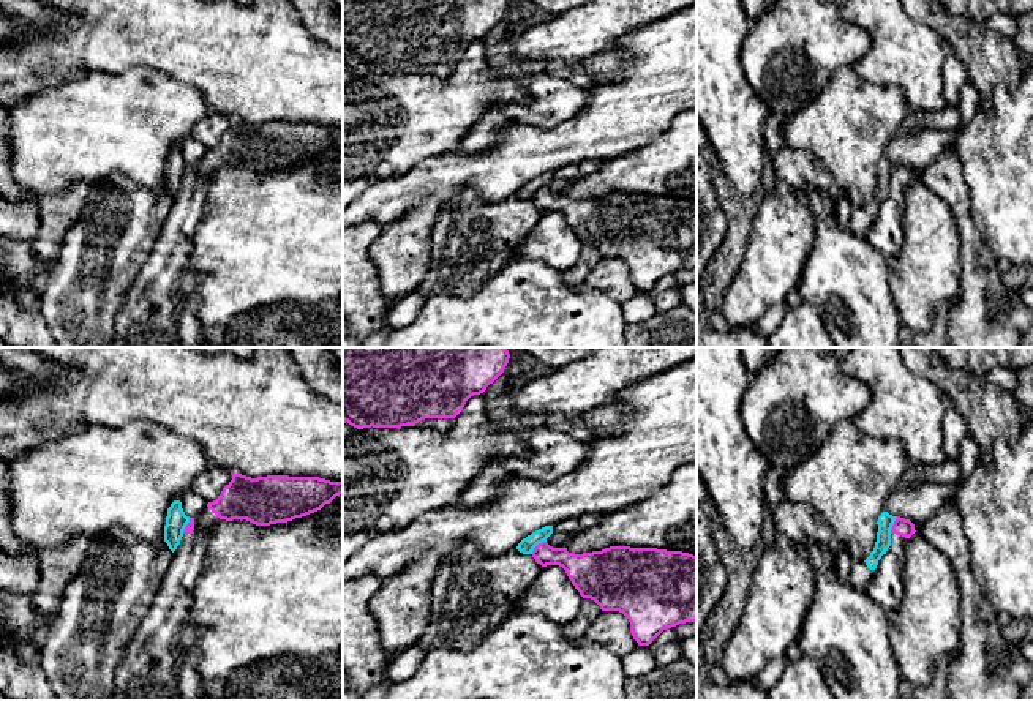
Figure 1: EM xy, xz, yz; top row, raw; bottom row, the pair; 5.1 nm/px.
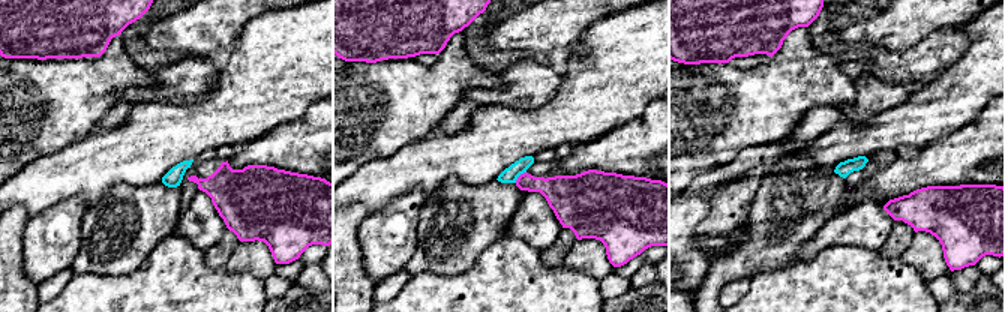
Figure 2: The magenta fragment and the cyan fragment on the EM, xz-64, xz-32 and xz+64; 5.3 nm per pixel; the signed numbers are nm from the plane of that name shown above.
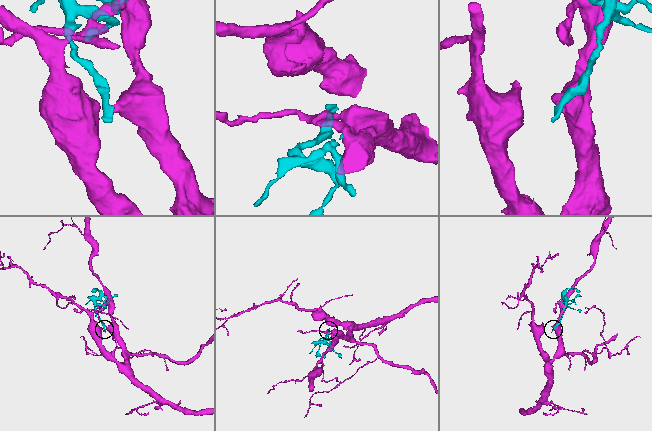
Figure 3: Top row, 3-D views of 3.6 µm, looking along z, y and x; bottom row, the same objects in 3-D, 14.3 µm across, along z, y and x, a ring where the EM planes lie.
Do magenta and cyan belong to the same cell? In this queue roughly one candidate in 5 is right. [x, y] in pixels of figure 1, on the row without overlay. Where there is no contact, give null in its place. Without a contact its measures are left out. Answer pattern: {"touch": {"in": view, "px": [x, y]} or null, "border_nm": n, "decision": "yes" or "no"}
{"touch": {"in": "xz", "px": [537, 191]}, "border_nm": 100, "decision": "no"}

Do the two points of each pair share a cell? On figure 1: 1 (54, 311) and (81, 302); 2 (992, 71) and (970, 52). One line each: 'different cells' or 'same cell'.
1: same cell
2: same cell

